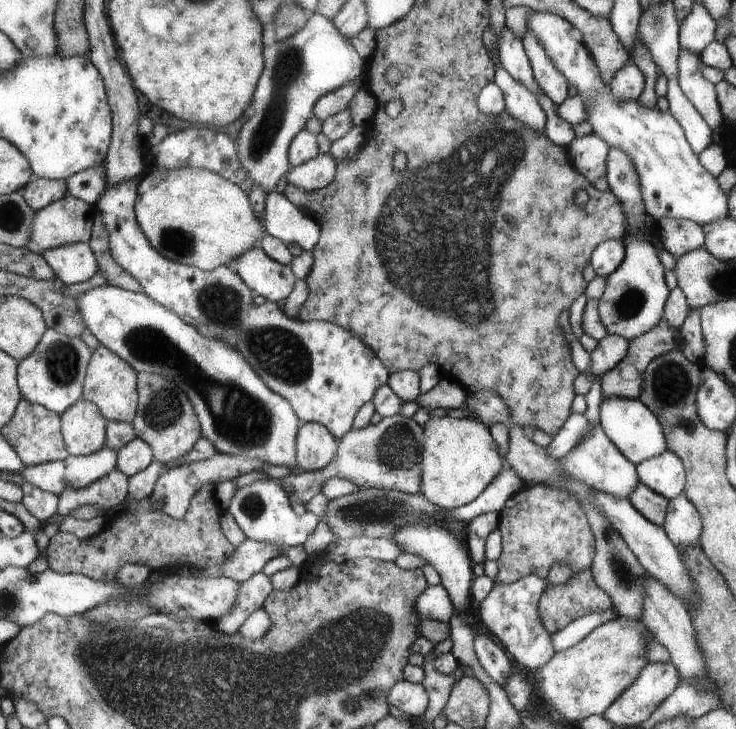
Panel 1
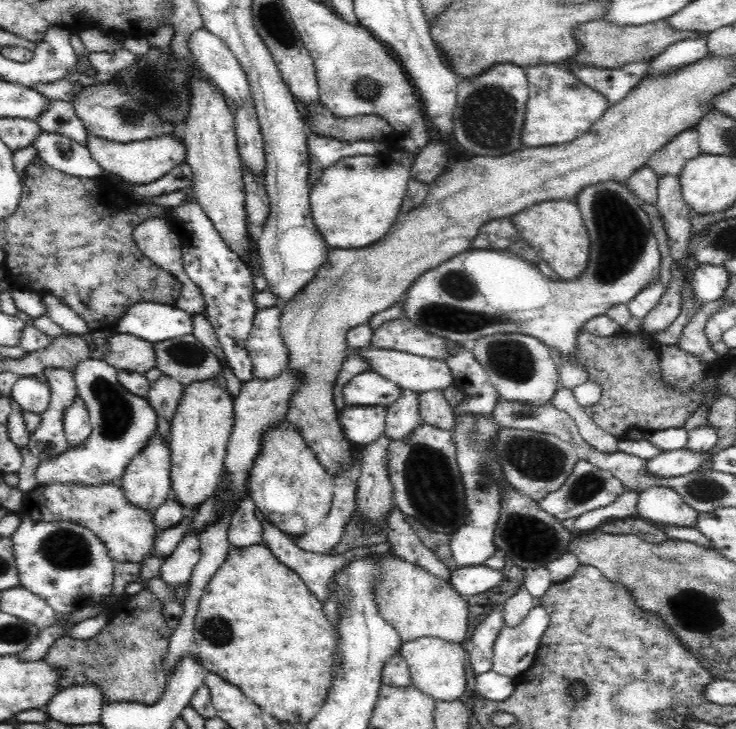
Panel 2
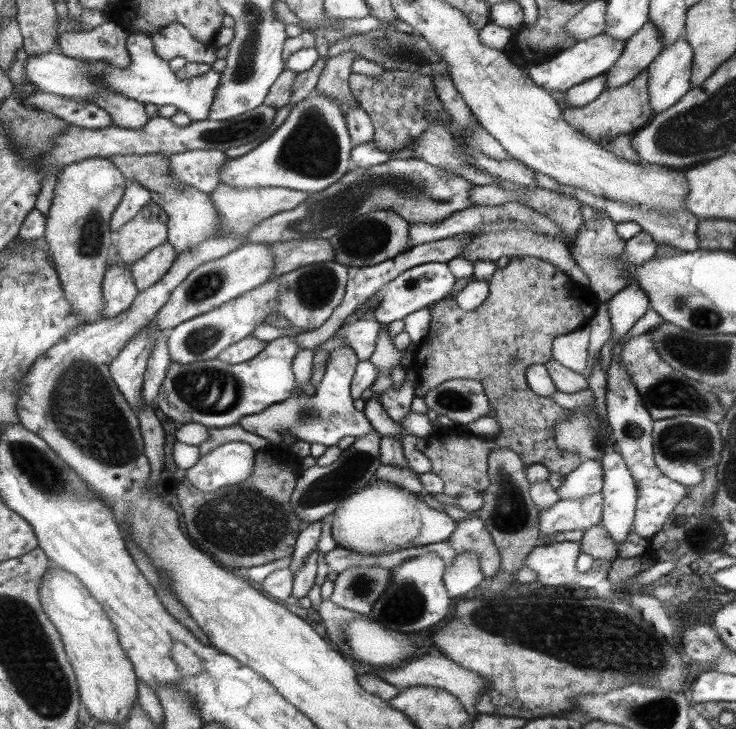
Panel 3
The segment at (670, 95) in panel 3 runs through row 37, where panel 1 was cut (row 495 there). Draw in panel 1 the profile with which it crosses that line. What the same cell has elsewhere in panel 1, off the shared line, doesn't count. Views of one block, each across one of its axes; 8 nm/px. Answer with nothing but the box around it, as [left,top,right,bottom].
[661,492,701,552]

